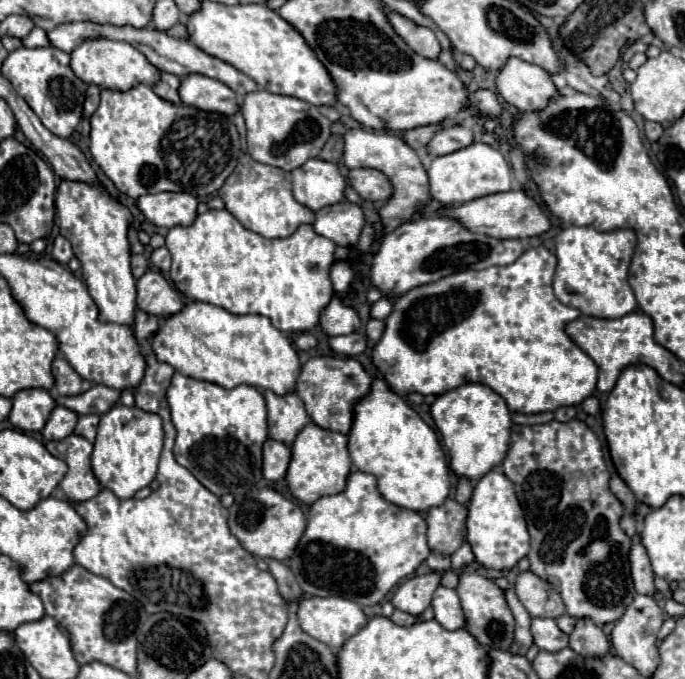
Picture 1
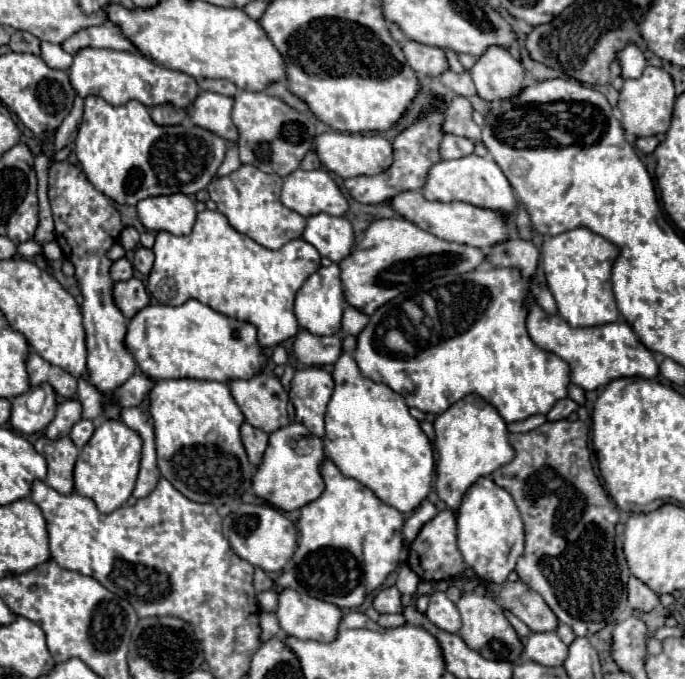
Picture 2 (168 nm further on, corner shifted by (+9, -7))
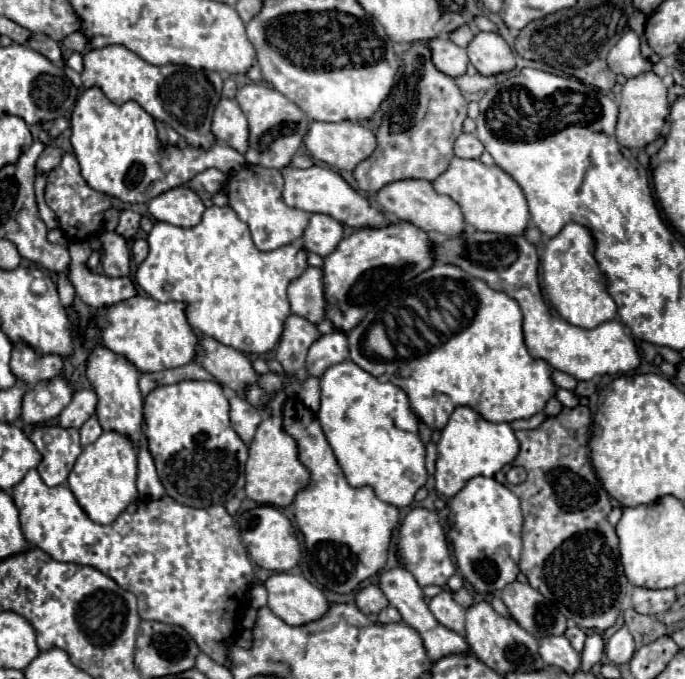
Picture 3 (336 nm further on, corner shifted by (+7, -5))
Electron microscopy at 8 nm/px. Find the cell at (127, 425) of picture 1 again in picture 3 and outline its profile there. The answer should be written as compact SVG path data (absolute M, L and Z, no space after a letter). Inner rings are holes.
M103 432L91 446L85 446L77 458L71 474L69 488L79 500L87 516L99 524L111 524L127 504L139 498L135 488L137 478L137 448L133 440L119 432Z

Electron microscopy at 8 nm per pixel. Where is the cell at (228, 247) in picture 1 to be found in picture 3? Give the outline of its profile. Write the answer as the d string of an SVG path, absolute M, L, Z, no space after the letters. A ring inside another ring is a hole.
M229 206L207 208L201 222L193 228L177 228L167 222L155 222L147 242L149 256L139 266L135 280L151 298L157 302L187 302L187 318L195 330L245 354L265 354L279 344L285 320L291 314L287 288L309 268L305 248L287 244L271 252L257 250L249 226L243 224Z

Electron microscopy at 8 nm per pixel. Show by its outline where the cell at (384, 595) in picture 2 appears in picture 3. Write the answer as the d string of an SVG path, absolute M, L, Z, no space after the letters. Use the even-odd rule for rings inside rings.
M371 584L367 588L361 588L357 592L357 606L363 614L371 614L371 612L381 612L383 608L389 606L389 600L385 598L385 594L381 592L381 588L377 584Z

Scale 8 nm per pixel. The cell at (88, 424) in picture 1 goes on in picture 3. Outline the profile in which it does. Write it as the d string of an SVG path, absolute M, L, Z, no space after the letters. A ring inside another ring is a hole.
M91 416L91 418L79 428L79 434L81 434L81 446L87 446L87 444L95 442L95 440L101 436L101 432L103 432L103 428L101 428L97 416Z

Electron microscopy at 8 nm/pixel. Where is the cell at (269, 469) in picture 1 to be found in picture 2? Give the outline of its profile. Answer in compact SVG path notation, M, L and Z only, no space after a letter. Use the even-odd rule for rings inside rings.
M243 422L241 424L241 440L245 444L249 462L253 466L259 466L261 464L261 458L263 458L263 452L267 448L269 436L265 432L261 432L259 428L253 428L249 422Z

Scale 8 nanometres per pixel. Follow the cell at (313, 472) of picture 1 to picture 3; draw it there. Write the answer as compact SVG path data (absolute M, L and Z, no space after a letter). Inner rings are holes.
M265 416L261 422L251 446L249 446L249 460L247 460L247 470L245 470L245 492L251 500L259 504L271 504L277 508L285 508L293 504L295 496L309 486L311 474L299 460L299 450L295 438L291 438L283 430L283 422L279 416Z

